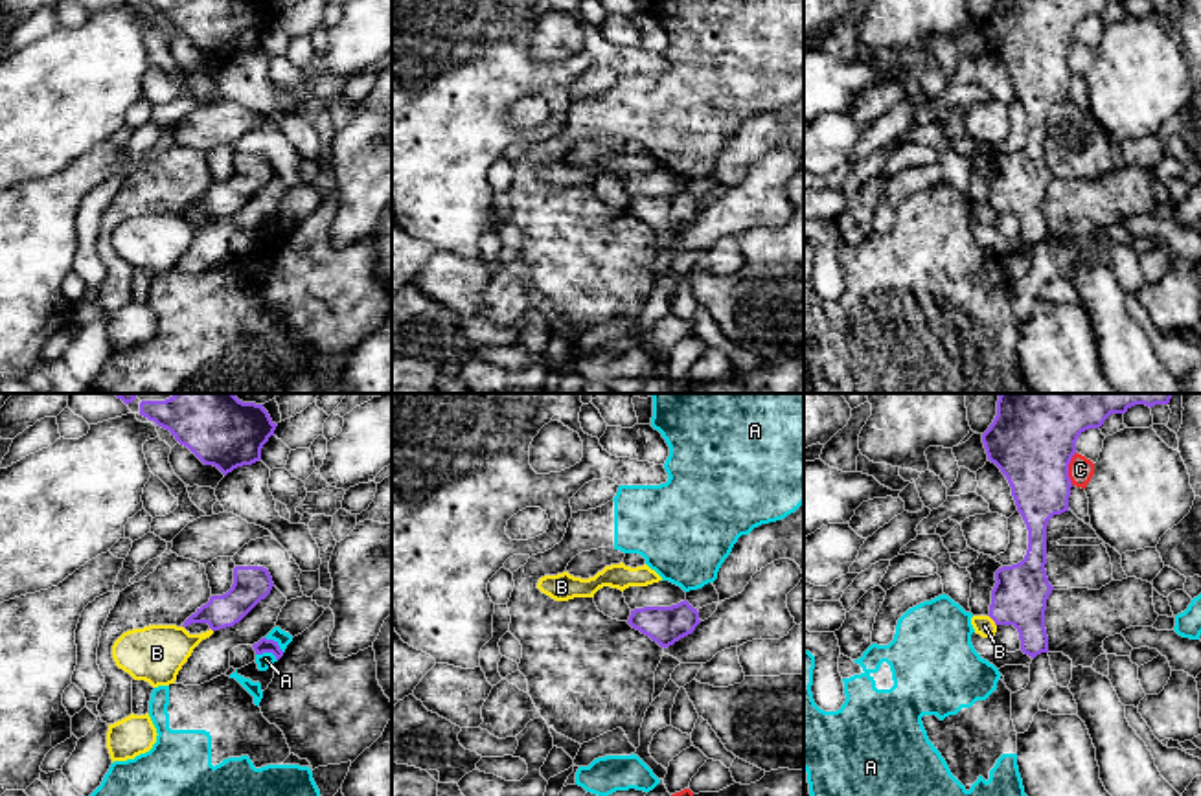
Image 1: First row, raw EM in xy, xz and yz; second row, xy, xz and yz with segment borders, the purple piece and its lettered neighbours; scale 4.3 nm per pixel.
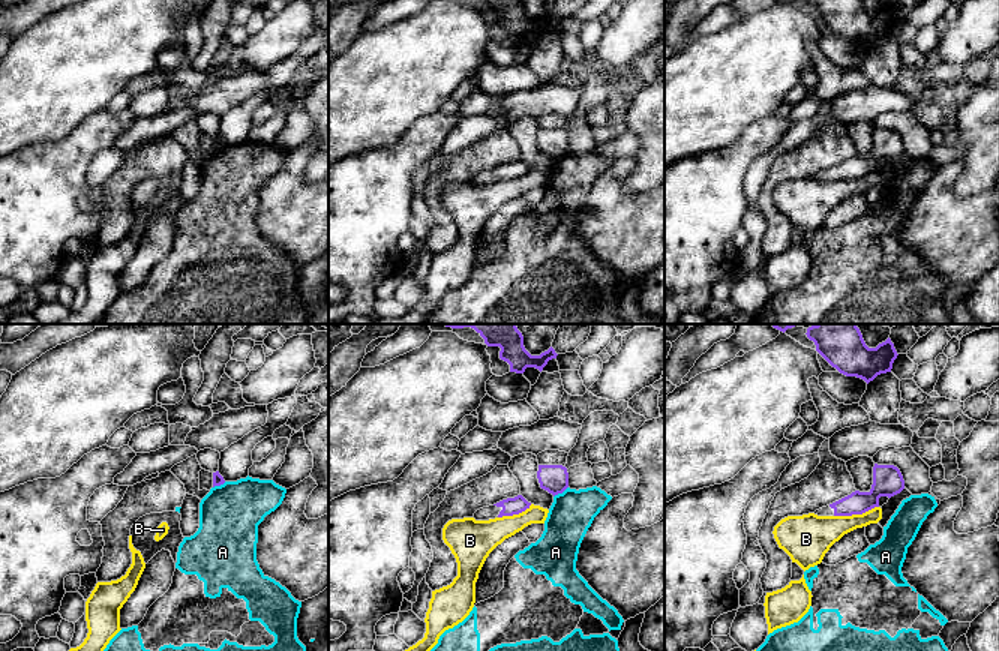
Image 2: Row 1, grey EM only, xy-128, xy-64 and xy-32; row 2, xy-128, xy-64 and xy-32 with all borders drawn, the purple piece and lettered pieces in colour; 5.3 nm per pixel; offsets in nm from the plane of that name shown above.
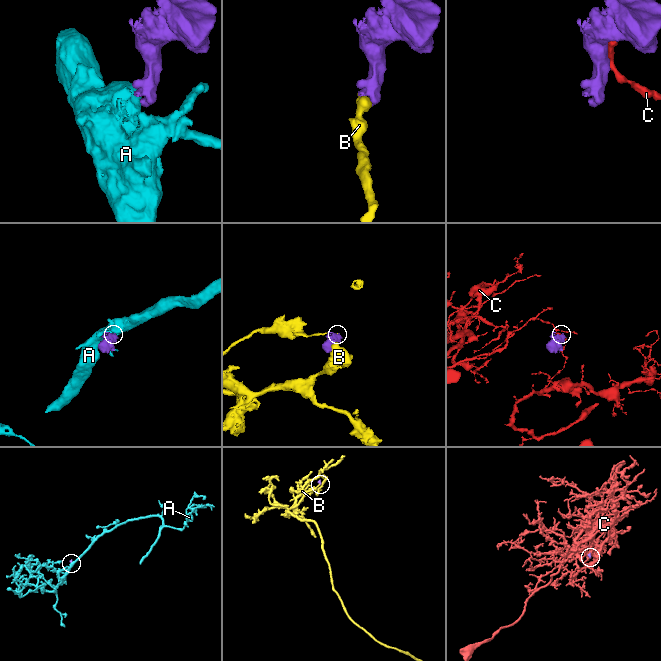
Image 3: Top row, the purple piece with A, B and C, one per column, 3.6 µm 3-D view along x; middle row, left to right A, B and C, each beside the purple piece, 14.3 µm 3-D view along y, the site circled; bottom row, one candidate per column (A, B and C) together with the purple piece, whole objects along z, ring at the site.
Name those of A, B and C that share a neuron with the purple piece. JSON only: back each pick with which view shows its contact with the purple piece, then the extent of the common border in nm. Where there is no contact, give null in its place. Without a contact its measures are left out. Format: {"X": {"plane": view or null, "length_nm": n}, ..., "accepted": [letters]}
{"accepted": []}

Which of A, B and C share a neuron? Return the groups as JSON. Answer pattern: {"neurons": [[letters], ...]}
{"neurons": [["A"], ["B"], ["C"]]}

